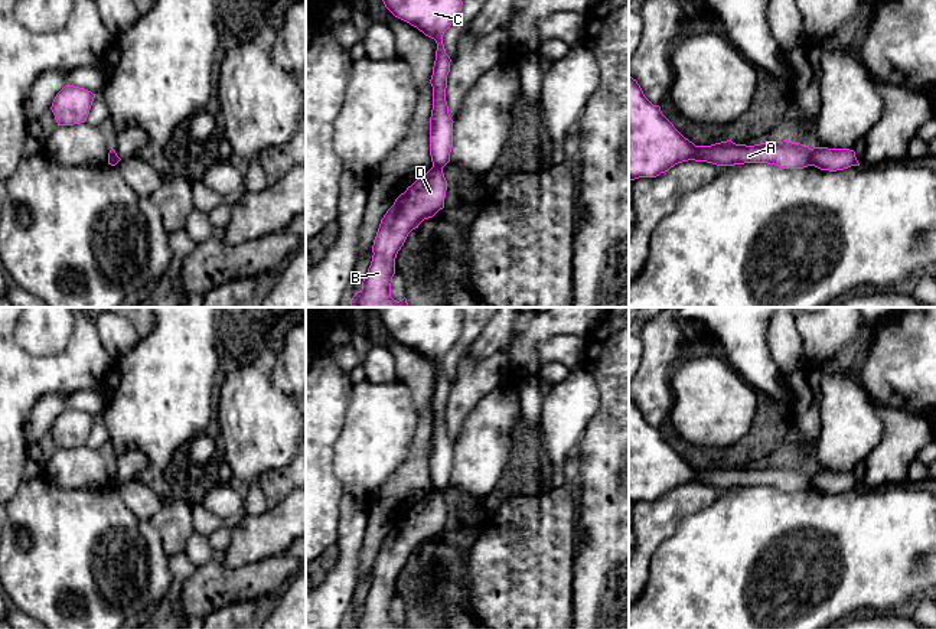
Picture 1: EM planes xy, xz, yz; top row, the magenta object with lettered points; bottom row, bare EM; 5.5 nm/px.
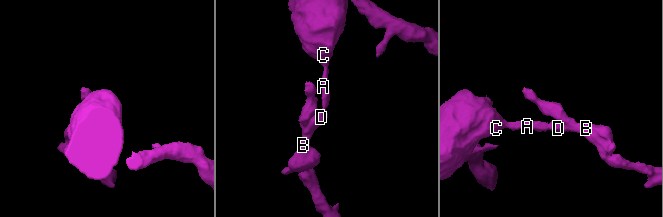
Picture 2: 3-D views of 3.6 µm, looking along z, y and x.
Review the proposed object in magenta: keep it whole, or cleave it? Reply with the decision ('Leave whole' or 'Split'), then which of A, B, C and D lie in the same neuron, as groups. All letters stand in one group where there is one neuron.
Split. Groups: A C / B D

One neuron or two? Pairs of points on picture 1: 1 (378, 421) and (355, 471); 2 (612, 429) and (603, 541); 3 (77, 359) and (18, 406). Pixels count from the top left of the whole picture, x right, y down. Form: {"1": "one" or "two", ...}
{"1": "one", "2": "one", "3": "one"}

